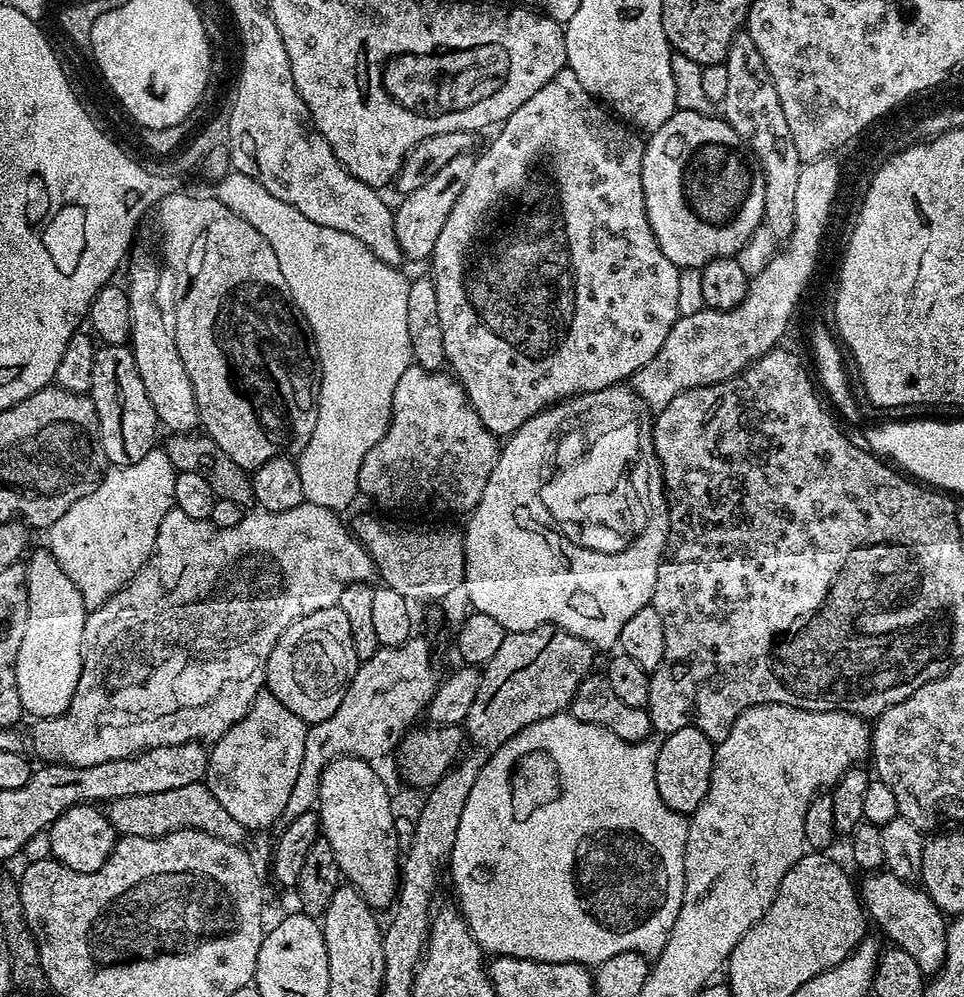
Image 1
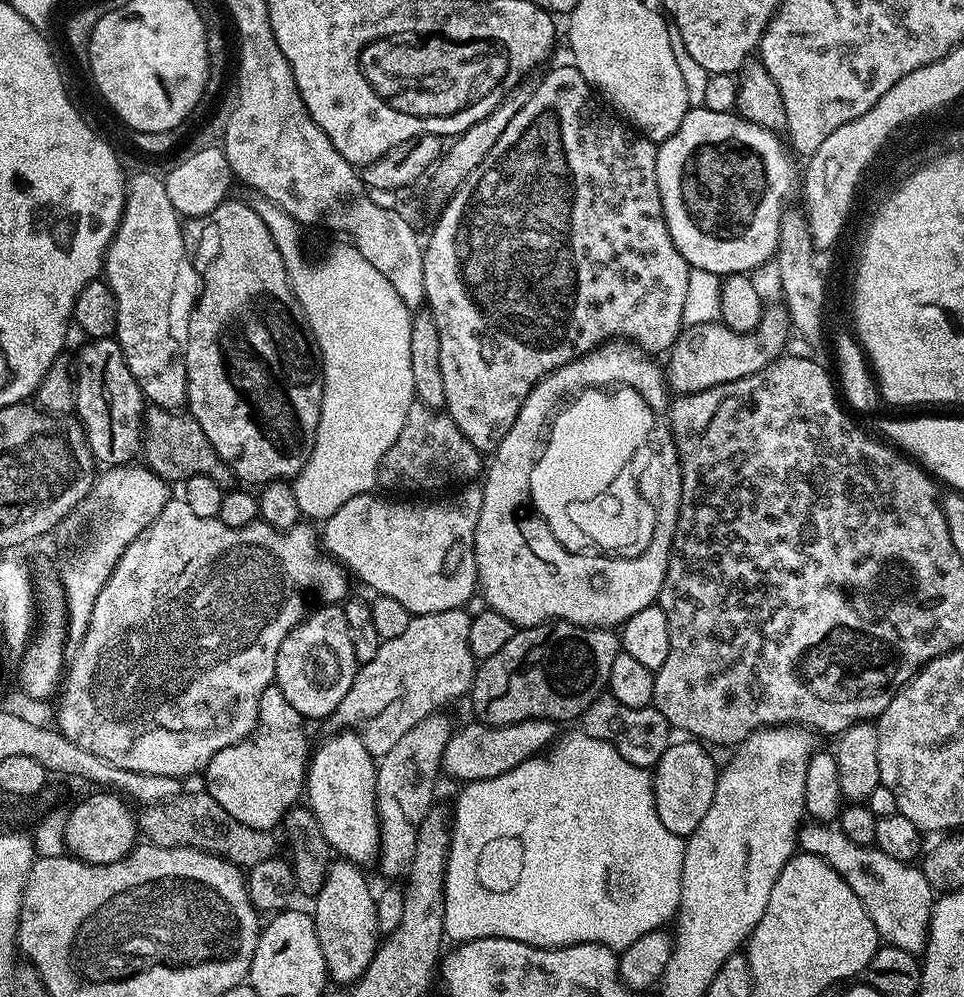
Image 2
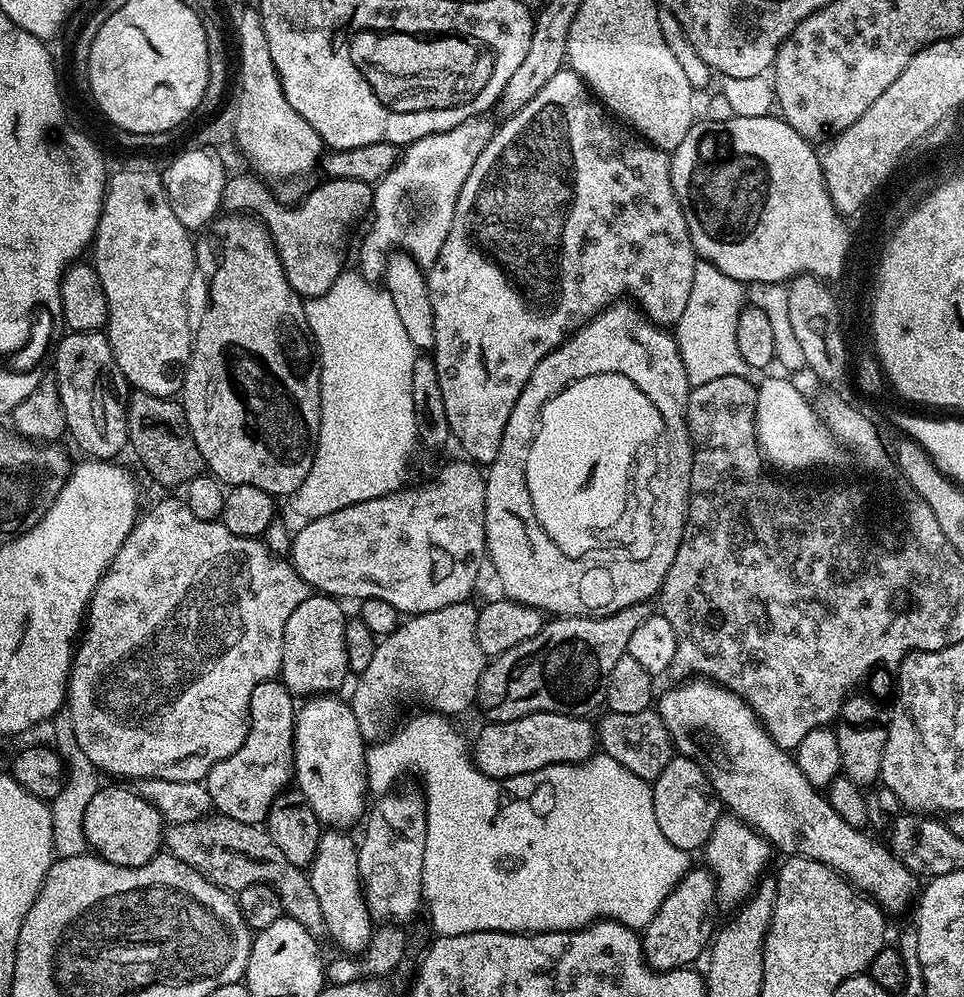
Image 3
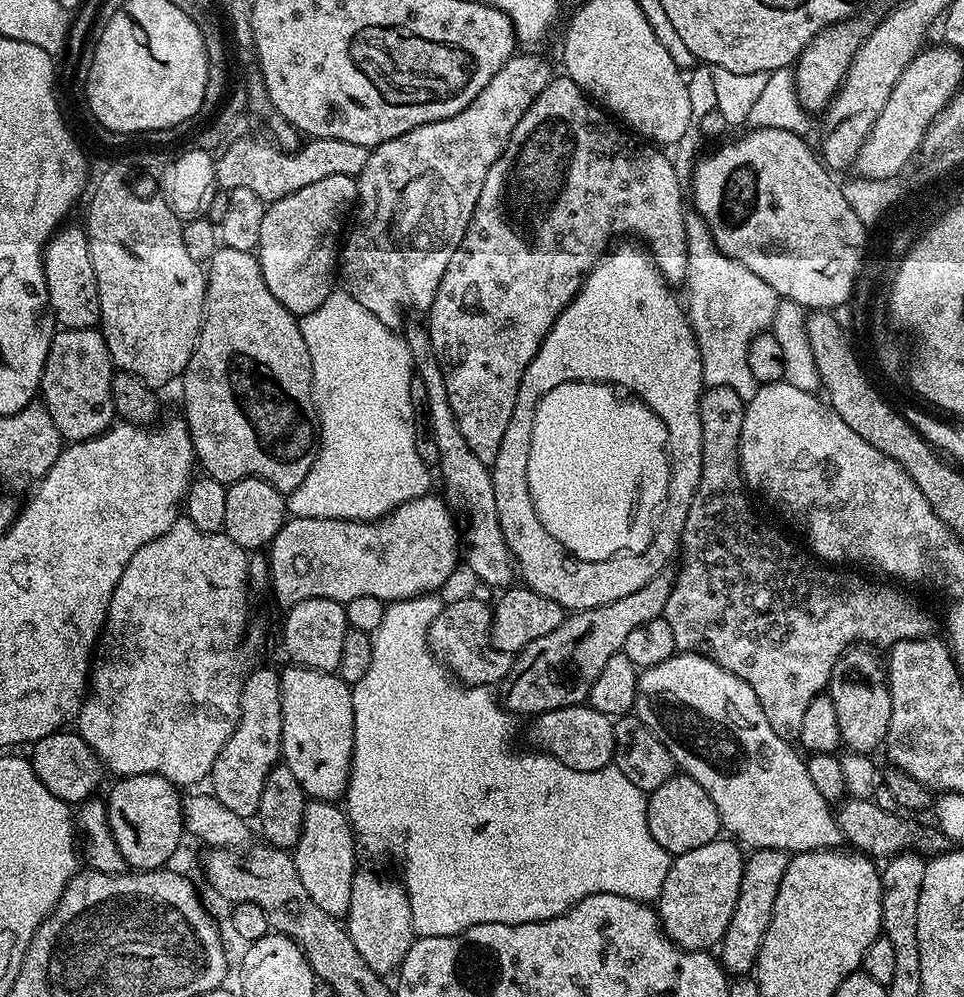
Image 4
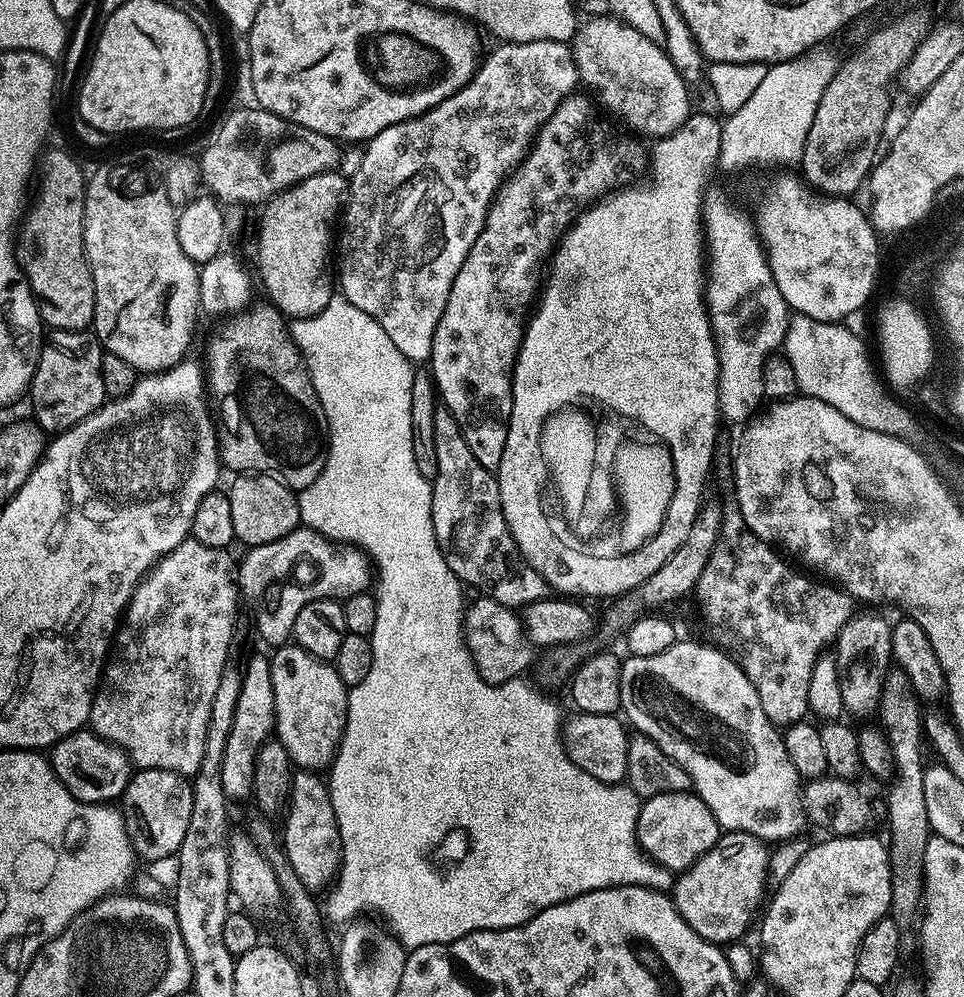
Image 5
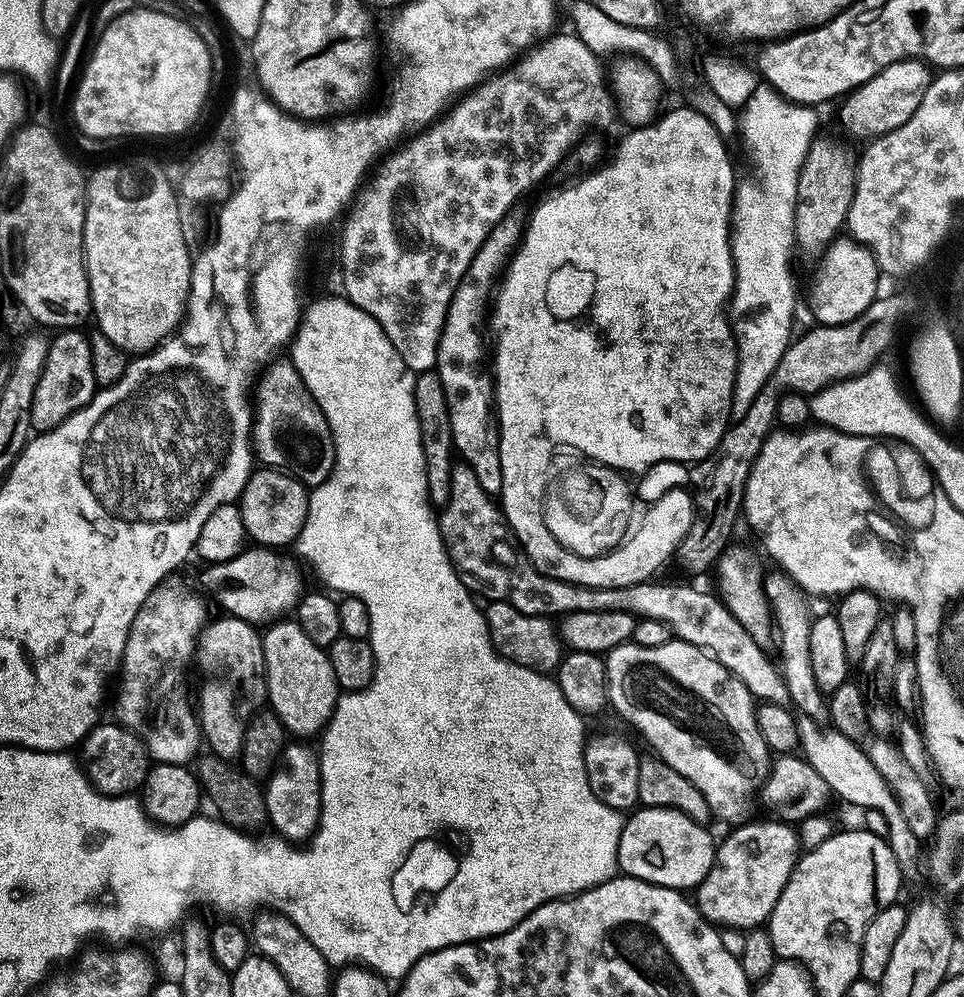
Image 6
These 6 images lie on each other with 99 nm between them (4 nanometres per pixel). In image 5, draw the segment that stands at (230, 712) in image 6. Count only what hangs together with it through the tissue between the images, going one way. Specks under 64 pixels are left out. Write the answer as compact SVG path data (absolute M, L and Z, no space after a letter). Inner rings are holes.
M252 656L243 665L242 692L234 710L234 724L230 726L230 738L226 738L226 750L222 758L222 790L229 801L249 799L254 782L254 762L258 750L270 739L276 727L274 710L274 682L270 678L270 660L265 656Z

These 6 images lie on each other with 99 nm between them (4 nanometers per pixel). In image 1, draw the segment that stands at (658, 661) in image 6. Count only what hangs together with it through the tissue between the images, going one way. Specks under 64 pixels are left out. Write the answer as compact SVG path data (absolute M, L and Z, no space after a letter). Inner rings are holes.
M881 870L865 875L863 879L859 881L858 891L867 915L876 919L877 926L892 939L889 941L895 947L906 950L906 954L918 962L918 970L926 974L939 972L944 966L948 937L946 916L939 906L931 900L923 887L903 881L890 871Z

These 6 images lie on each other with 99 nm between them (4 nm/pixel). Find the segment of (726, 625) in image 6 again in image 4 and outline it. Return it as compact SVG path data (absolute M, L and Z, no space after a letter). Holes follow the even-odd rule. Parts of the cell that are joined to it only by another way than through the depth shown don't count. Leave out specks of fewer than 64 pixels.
M412 324L406 331L408 349L415 375L422 378L422 386L426 386L428 399L428 417L432 427L432 437L438 446L440 462L438 471L444 479L442 495L449 505L462 517L468 525L463 525L462 540L466 545L466 564L468 568L484 584L495 590L503 590L513 583L512 575L518 572L508 537L502 534L502 526L498 518L498 502L496 501L496 482L489 465L484 464L474 455L474 450L466 446L466 438L462 438L462 430L458 430L458 422L454 418L454 410L450 410L450 398L446 394L446 378L442 378L442 366L436 357L434 346L430 342L427 327Z

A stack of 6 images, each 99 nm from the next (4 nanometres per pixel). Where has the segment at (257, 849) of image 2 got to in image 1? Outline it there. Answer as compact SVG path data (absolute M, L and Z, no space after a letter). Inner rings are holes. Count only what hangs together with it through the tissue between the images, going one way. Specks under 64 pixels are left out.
M207 783L181 786L179 790L162 790L162 794L130 794L130 798L114 798L107 801L106 815L120 836L154 838L165 836L179 828L193 828L206 834L214 834L231 844L243 845L246 830L230 814L226 814L222 802L214 798Z

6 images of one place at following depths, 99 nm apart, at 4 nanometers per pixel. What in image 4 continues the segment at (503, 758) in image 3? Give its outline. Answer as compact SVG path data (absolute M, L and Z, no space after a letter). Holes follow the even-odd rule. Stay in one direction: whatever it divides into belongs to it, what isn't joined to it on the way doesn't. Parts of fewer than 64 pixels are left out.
M587 703L541 712L531 724L532 736L540 747L537 749L541 753L555 756L558 763L565 764L570 770L593 772L613 763L616 754L613 717L600 713Z

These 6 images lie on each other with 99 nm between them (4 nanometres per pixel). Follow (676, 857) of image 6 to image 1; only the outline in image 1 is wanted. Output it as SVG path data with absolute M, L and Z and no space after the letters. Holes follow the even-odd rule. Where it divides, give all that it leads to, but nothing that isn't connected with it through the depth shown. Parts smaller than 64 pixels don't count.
M683 728L667 733L659 741L656 750L656 781L658 794L670 810L681 814L691 814L706 798L710 786L712 763L716 753L714 741L706 738L702 730L697 728Z

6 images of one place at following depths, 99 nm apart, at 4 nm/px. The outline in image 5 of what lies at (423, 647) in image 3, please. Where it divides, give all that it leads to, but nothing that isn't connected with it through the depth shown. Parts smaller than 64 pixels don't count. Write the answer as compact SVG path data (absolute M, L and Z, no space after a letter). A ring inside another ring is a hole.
M480 596L467 605L464 613L464 640L468 644L476 669L486 682L501 684L525 675L532 664L534 645L524 633L524 621L513 609L502 602L494 602L488 596Z

